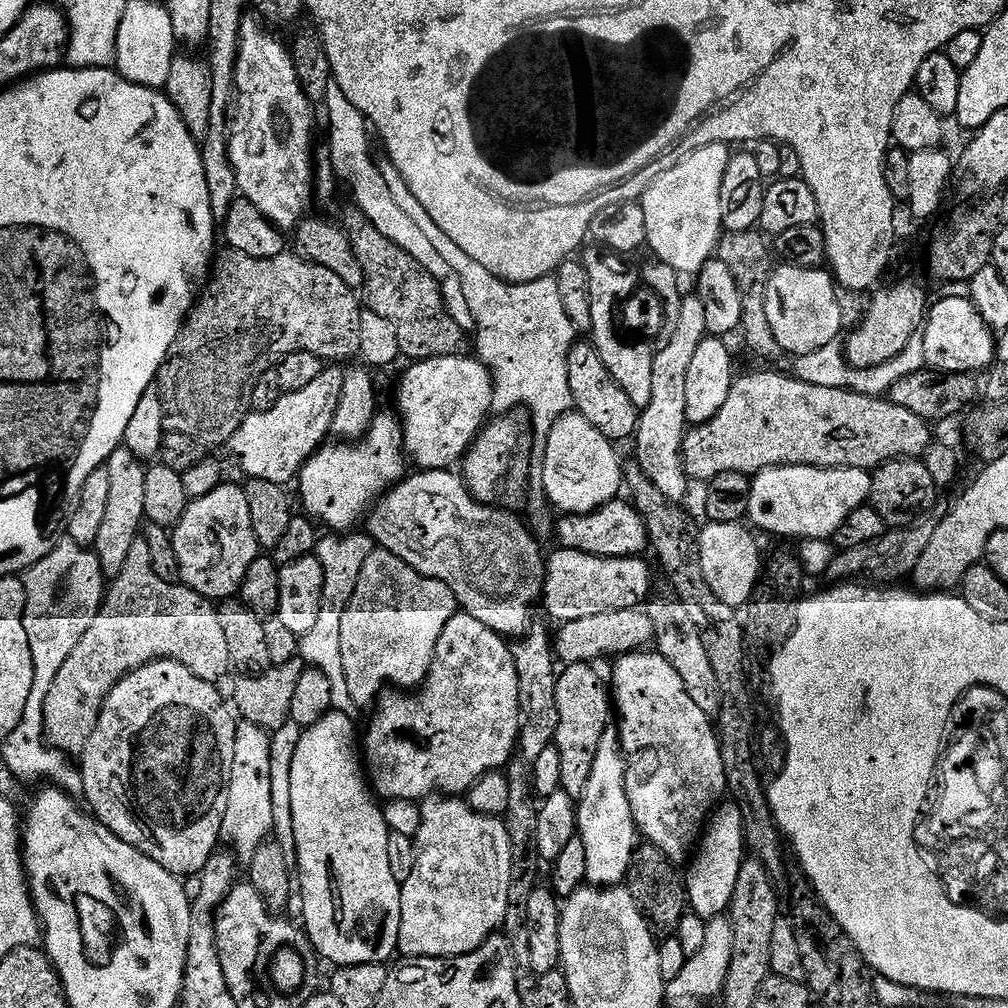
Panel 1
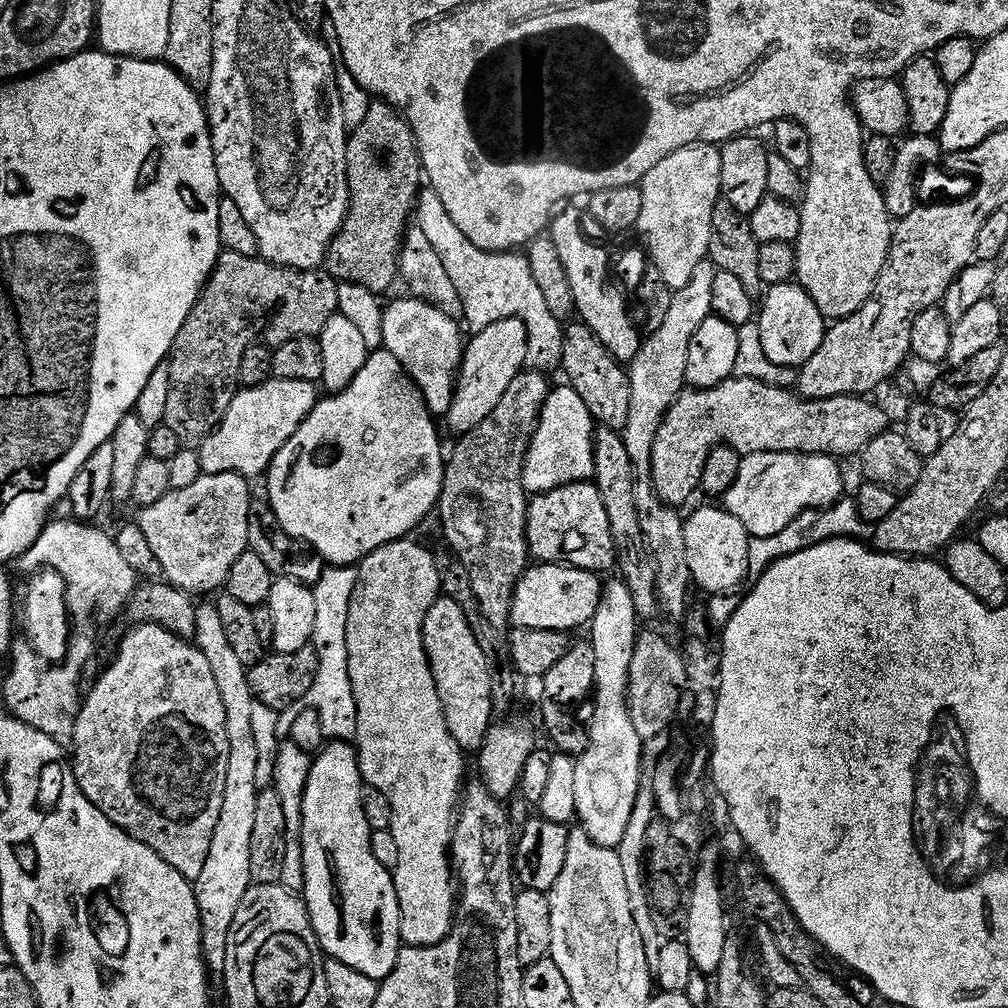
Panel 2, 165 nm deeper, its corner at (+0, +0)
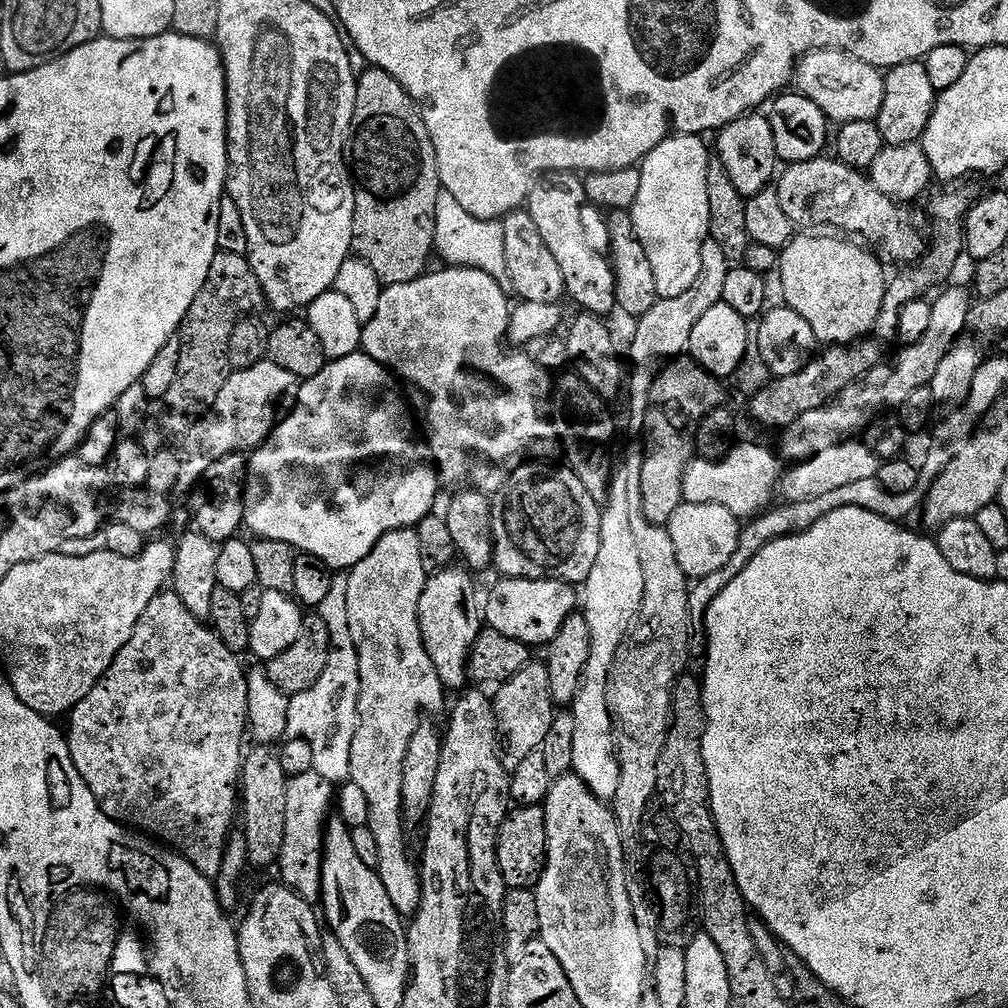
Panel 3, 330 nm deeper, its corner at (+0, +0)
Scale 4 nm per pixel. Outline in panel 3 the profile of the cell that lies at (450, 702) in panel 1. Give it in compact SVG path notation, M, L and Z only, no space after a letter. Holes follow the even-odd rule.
M464 566L433 572L422 590L422 602L418 606L426 654L430 654L430 662L434 662L434 670L438 670L438 678L448 690L463 689L463 684L469 683L468 656L482 630L482 608L479 603L476 605L476 588L472 579L473 573Z

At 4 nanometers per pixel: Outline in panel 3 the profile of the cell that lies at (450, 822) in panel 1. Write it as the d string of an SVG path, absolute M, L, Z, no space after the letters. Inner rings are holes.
M403 528L402 530L394 530L382 537L378 542L378 546L374 546L374 550L370 550L370 554L366 554L366 558L362 558L362 562L354 565L347 573L348 585L346 586L346 610L350 614L350 634L354 638L354 646L358 650L358 670L360 671L360 697L358 698L358 718L360 721L356 723L354 746L350 746L351 783L362 786L362 791L366 793L366 802L370 802L370 822L367 828L370 830L370 834L374 834L374 839L378 842L378 856L380 858L378 871L382 878L382 886L386 886L386 894L390 894L390 902L394 902L394 910L398 910L401 917L404 918L415 917L420 908L420 869L414 856L412 860L411 854L408 853L408 840L404 837L404 828L406 829L404 807L402 806L404 763L406 762L407 751L410 750L411 739L414 738L414 732L418 730L418 726L422 723L423 716L420 715L423 712L442 711L444 708L444 695L446 695L444 683L438 678L438 670L434 670L434 662L430 662L430 654L426 654L426 646L420 633L418 606L422 602L422 590L426 586L429 575L429 572L422 566L422 550L418 546L416 529Z

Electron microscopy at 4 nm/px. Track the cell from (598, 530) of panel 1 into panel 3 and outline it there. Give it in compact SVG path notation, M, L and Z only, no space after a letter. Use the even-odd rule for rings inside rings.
M528 462L519 468L515 468L508 479L496 489L491 497L492 502L492 562L495 571L500 571L501 577L510 580L561 580L573 586L583 585L590 578L590 570L594 570L594 562L598 562L598 550L600 549L600 518L602 515L601 505L590 493L586 486L578 482L572 469L567 466L561 468L535 468L535 463Z

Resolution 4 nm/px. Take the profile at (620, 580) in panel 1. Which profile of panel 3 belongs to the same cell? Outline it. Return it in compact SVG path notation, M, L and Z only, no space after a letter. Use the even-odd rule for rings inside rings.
M510 580L499 581L501 584L488 596L488 605L482 608L482 616L487 627L498 630L498 634L506 634L506 638L514 638L529 646L547 646L562 630L562 622L577 611L578 592L573 585L561 580Z

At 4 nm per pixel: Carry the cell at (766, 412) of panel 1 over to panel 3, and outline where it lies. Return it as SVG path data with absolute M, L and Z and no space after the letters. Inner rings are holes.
M677 358L661 368L658 378L650 390L648 413L644 419L642 429L642 435L644 435L644 440L642 439L644 449L644 461L642 462L642 514L646 514L646 518L650 522L667 526L670 518L674 518L674 510L678 510L678 506L685 503L682 482L688 465L694 459L698 426L702 422L702 418L706 418L706 414L710 414L716 408L723 408L726 404L724 388L720 384L723 383L717 377L711 376L701 364L697 364L691 358Z

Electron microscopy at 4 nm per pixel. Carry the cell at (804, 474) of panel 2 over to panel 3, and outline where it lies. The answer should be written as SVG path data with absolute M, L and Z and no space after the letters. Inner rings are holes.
M740 446L733 447L723 460L693 459L692 463L688 465L682 482L685 501L690 504L717 504L735 509L737 507L736 500L728 493L728 491L732 491L734 495L744 499L744 505L738 508L741 517L752 518L763 513L773 503L773 501L771 502L772 492L774 496L778 488L778 481L782 476L781 457L775 451L772 452L762 453L753 468L751 450L740 448Z

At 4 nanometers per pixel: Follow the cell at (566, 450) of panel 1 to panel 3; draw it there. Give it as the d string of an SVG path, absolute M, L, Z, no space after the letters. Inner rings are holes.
M444 266L441 269L441 272L429 271L427 274L419 276L414 282L387 285L380 293L378 310L374 313L374 318L370 318L370 322L363 325L364 333L360 339L360 346L367 356L374 358L374 362L378 362L388 369L397 381L404 383L405 380L416 391L413 396L410 396L410 404L422 425L423 439L428 442L428 450L432 453L432 459L436 462L436 471L440 473L441 481L447 487L449 484L452 490L460 490L465 486L471 486L485 494L492 494L508 479L508 475L515 468L521 467L529 458L536 458L532 456L548 456L552 451L557 451L556 431L552 429L552 421L545 412L546 405L554 391L554 380L545 368L538 366L529 358L527 351L513 350L506 346L512 308L510 303L508 304L509 293L506 290L506 293L504 293L497 277L473 268Z

